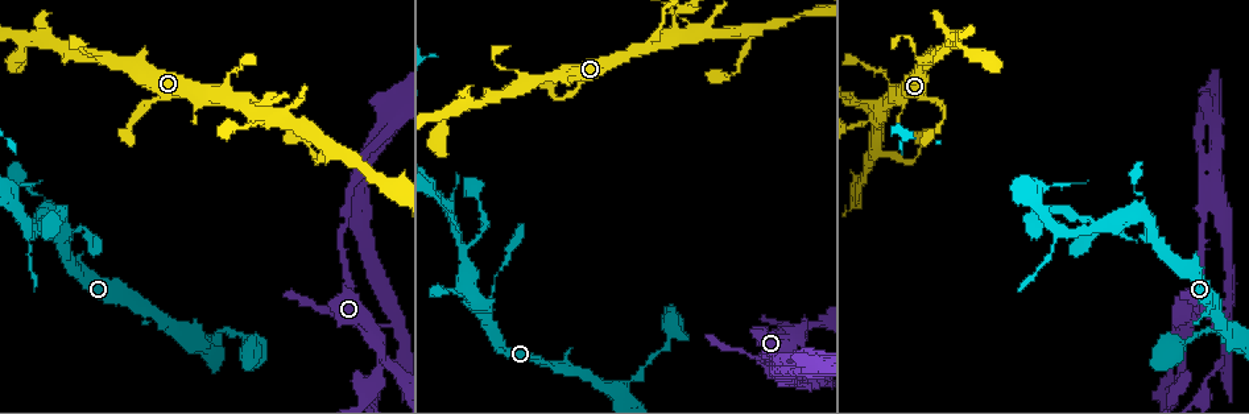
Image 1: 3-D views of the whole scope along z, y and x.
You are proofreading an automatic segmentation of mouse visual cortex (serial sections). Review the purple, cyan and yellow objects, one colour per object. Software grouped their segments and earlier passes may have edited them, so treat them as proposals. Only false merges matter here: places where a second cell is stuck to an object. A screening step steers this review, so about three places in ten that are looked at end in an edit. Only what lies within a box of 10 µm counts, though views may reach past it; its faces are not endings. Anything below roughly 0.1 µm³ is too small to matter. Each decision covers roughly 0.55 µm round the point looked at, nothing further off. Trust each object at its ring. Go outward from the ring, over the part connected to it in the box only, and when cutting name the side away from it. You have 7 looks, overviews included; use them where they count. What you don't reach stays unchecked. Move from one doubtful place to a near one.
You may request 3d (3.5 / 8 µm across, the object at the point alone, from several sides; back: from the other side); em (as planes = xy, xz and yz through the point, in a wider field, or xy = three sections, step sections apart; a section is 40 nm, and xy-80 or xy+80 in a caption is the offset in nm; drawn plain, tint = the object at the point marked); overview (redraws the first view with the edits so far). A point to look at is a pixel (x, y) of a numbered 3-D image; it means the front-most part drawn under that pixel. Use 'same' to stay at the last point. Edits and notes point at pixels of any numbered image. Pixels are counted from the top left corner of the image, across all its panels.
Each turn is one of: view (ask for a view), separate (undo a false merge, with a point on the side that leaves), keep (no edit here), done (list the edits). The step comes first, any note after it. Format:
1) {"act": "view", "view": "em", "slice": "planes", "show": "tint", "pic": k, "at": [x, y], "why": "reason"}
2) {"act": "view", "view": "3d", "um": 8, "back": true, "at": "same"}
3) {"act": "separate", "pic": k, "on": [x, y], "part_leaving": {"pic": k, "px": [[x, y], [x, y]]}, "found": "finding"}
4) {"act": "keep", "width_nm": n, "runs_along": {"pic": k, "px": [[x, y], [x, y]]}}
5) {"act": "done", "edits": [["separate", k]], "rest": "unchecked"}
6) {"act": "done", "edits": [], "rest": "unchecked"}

{"act": "view", "view": "3d", "um": 8, "pic": 1, "at": [275, 118], "why": "looks like a crossing"}

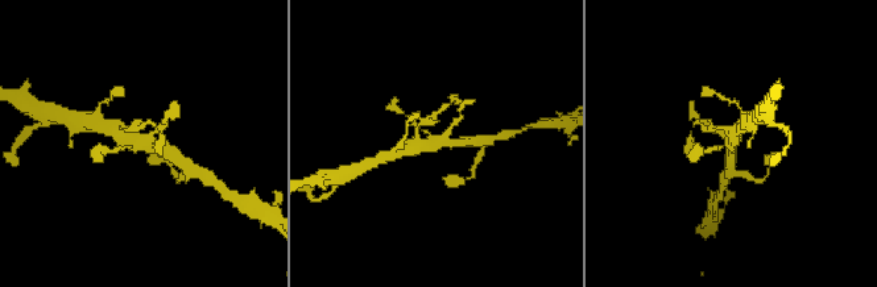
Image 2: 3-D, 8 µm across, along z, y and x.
{"act": "view", "view": "3d", "um": 3.5, "at": "same", "why": "zoom in"}

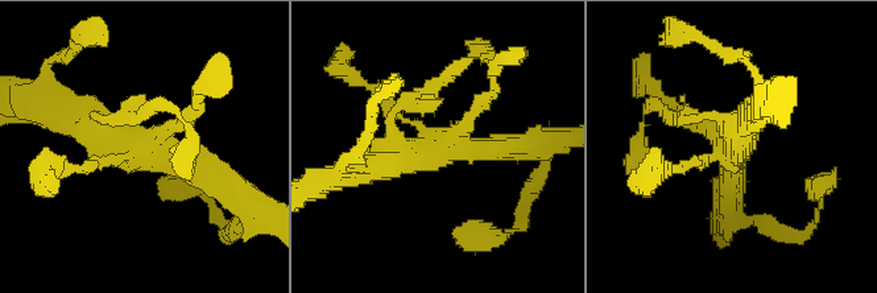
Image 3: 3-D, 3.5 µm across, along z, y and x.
{"act": "view", "view": "em", "slice": "xy", "step": 3, "show": "tint", "pic": 3, "at": [138, 147], "why": "shape alone is not enough"}

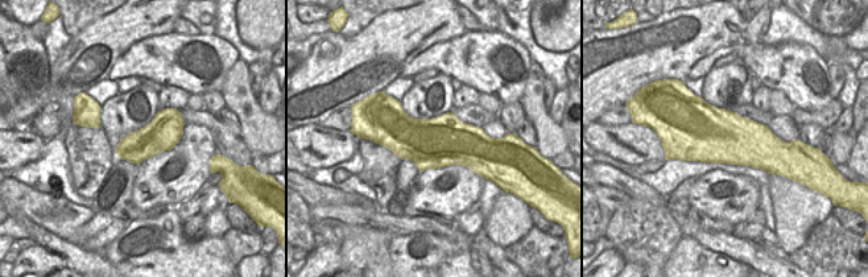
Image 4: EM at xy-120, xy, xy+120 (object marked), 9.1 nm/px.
{"act": "keep", "runs_along": {"pic": 3, "px": [[63, 116], [220, 181]]}, "found": "all the same cell"}

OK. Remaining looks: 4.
{"act": "view", "view": "3d", "um": 3.5, "pic": 1, "at": [801, 337], "why": "a fork"}

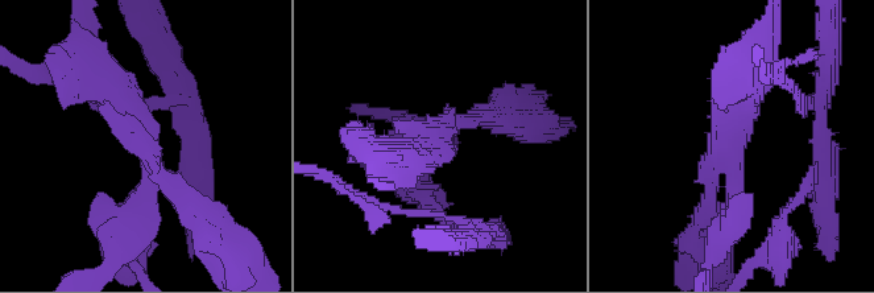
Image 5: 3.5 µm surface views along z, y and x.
{"act": "view", "view": "em", "slice": "xy", "step": 5, "show": "tint", "pic": 5, "at": [440, 145]}

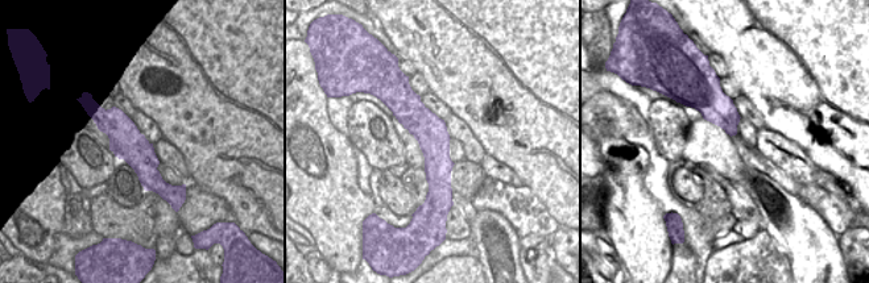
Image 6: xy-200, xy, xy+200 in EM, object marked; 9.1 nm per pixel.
{"act": "view", "view": "em", "slice": "planes", "show": "tint", "at": "same", "why": "another direction"}

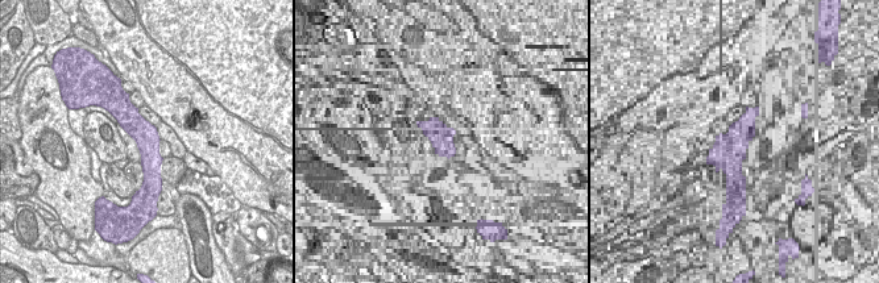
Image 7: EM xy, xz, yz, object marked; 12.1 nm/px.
{"act": "separate", "pic": 5, "on": [715, 206], "part_leaving": {"pic": 5, "px": [[719, 155], [695, 228], [701, 248]]}, "found": "a second cell is stuck on"}

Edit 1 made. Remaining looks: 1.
{"act": "done", "edits": [["separate", 5]], "rest": "unchecked"}

